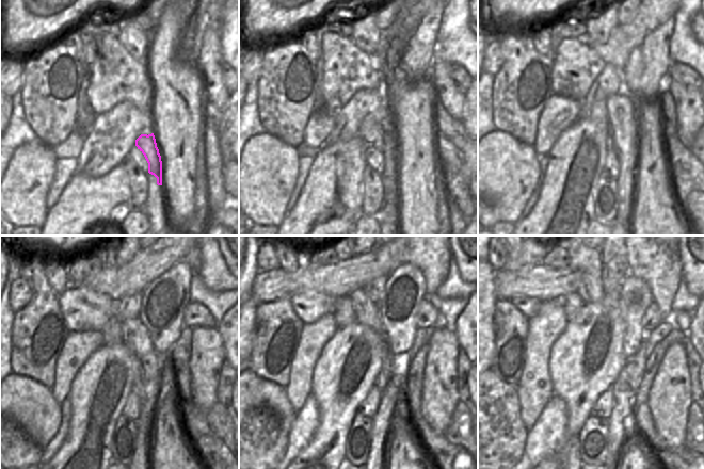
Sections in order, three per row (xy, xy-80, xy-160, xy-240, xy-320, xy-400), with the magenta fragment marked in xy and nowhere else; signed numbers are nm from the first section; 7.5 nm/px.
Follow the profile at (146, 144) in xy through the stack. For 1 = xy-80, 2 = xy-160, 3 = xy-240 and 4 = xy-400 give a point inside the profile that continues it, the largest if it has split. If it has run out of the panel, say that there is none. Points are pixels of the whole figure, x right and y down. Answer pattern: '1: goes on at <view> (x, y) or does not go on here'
1: goes on at xy-80 (370, 131)
2: goes on at xy-160 (597, 113)
3: goes on at xy-240 (112, 334)
4: goes on at xy-400 (572, 303)

